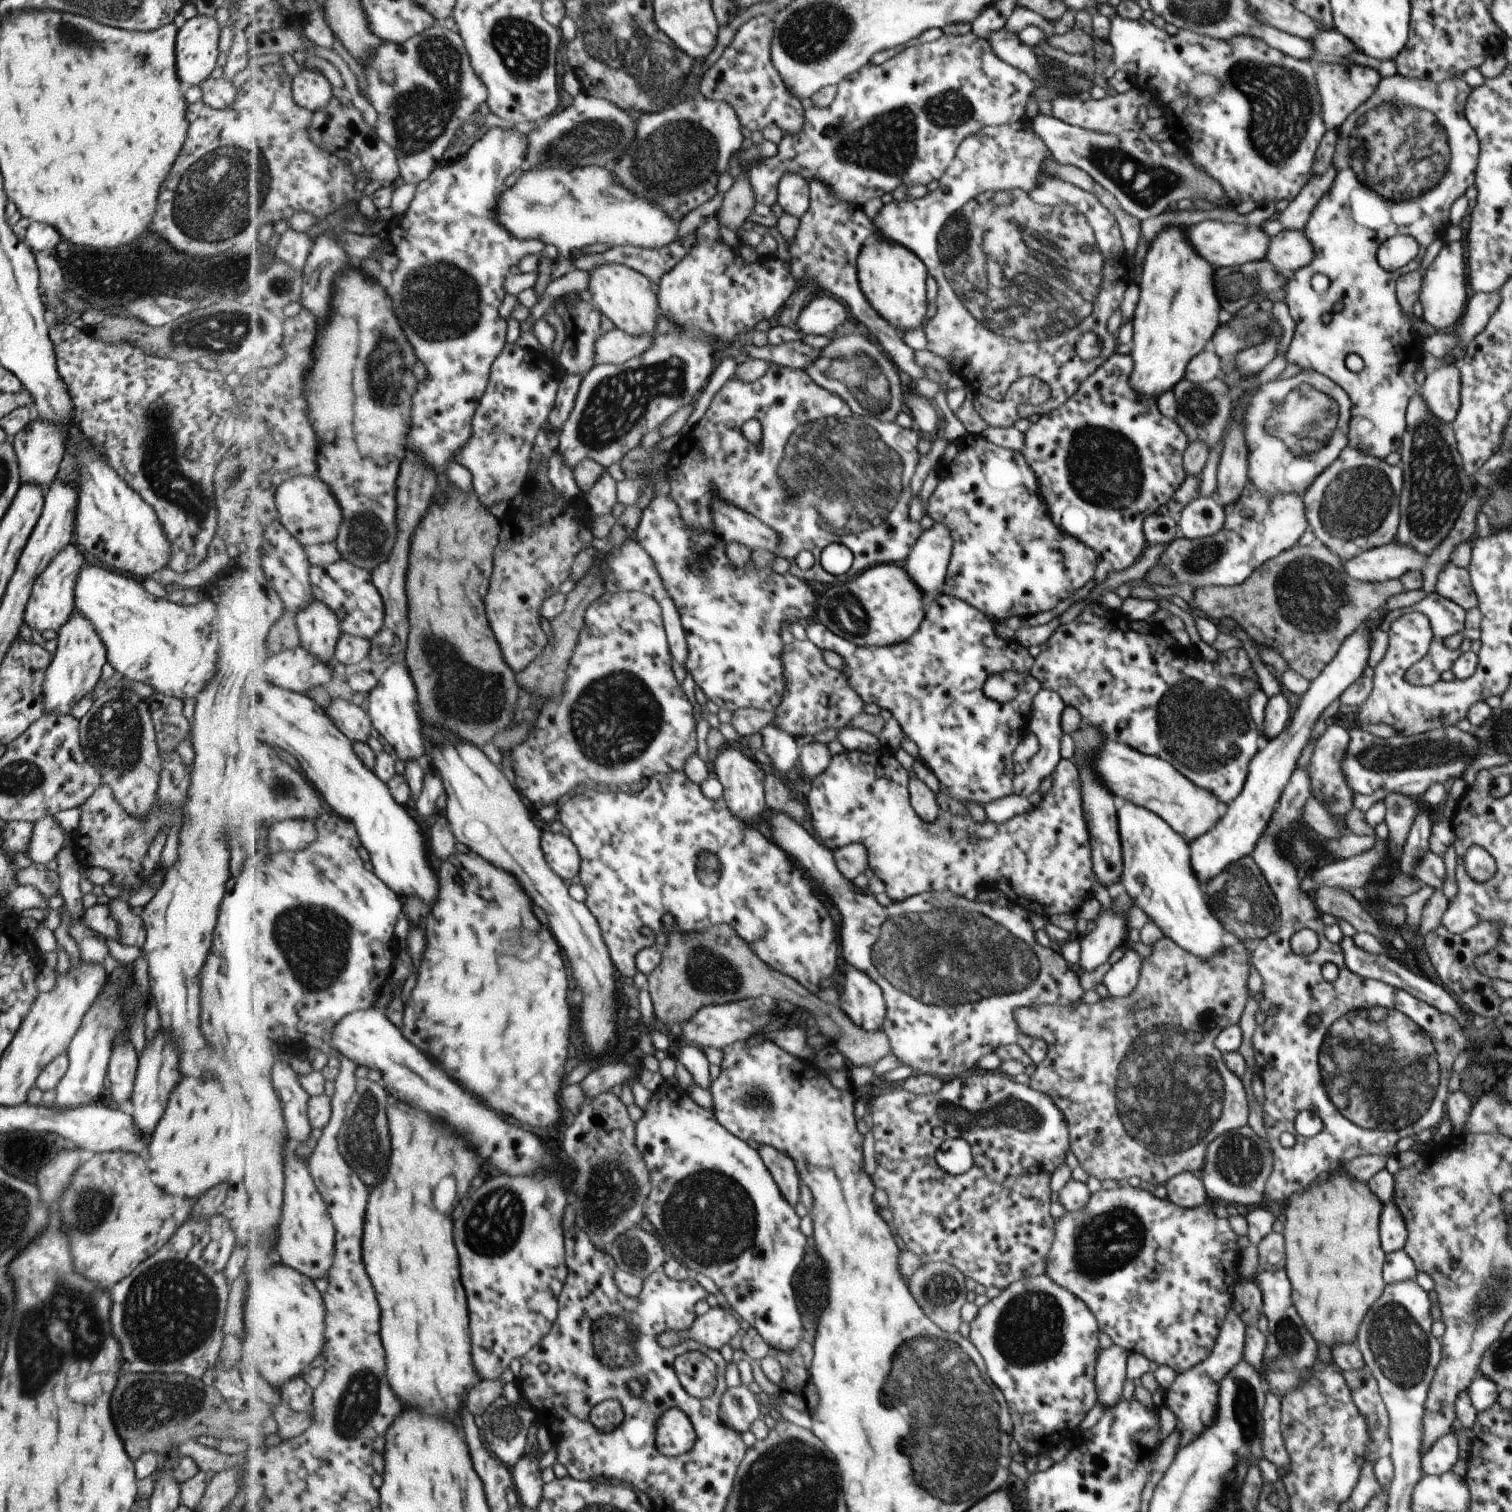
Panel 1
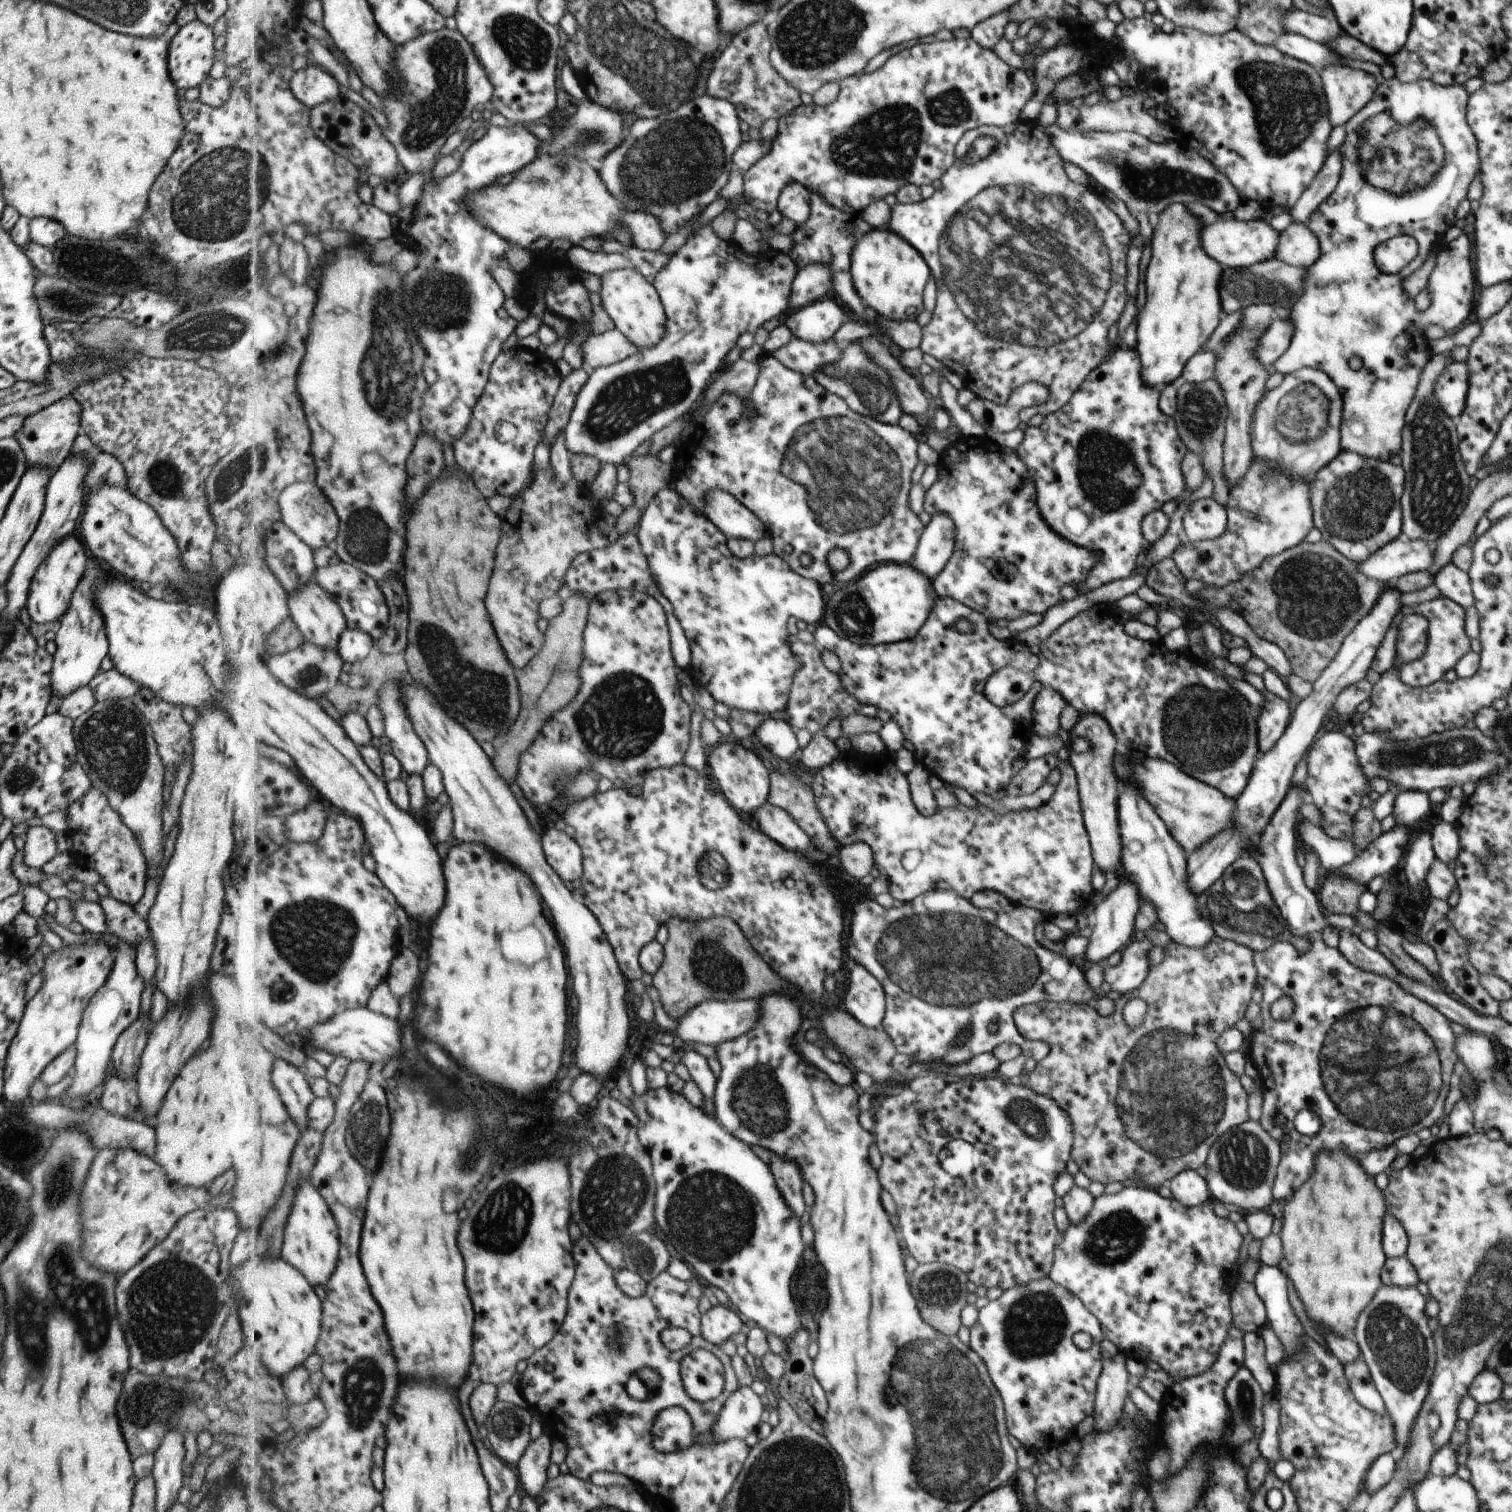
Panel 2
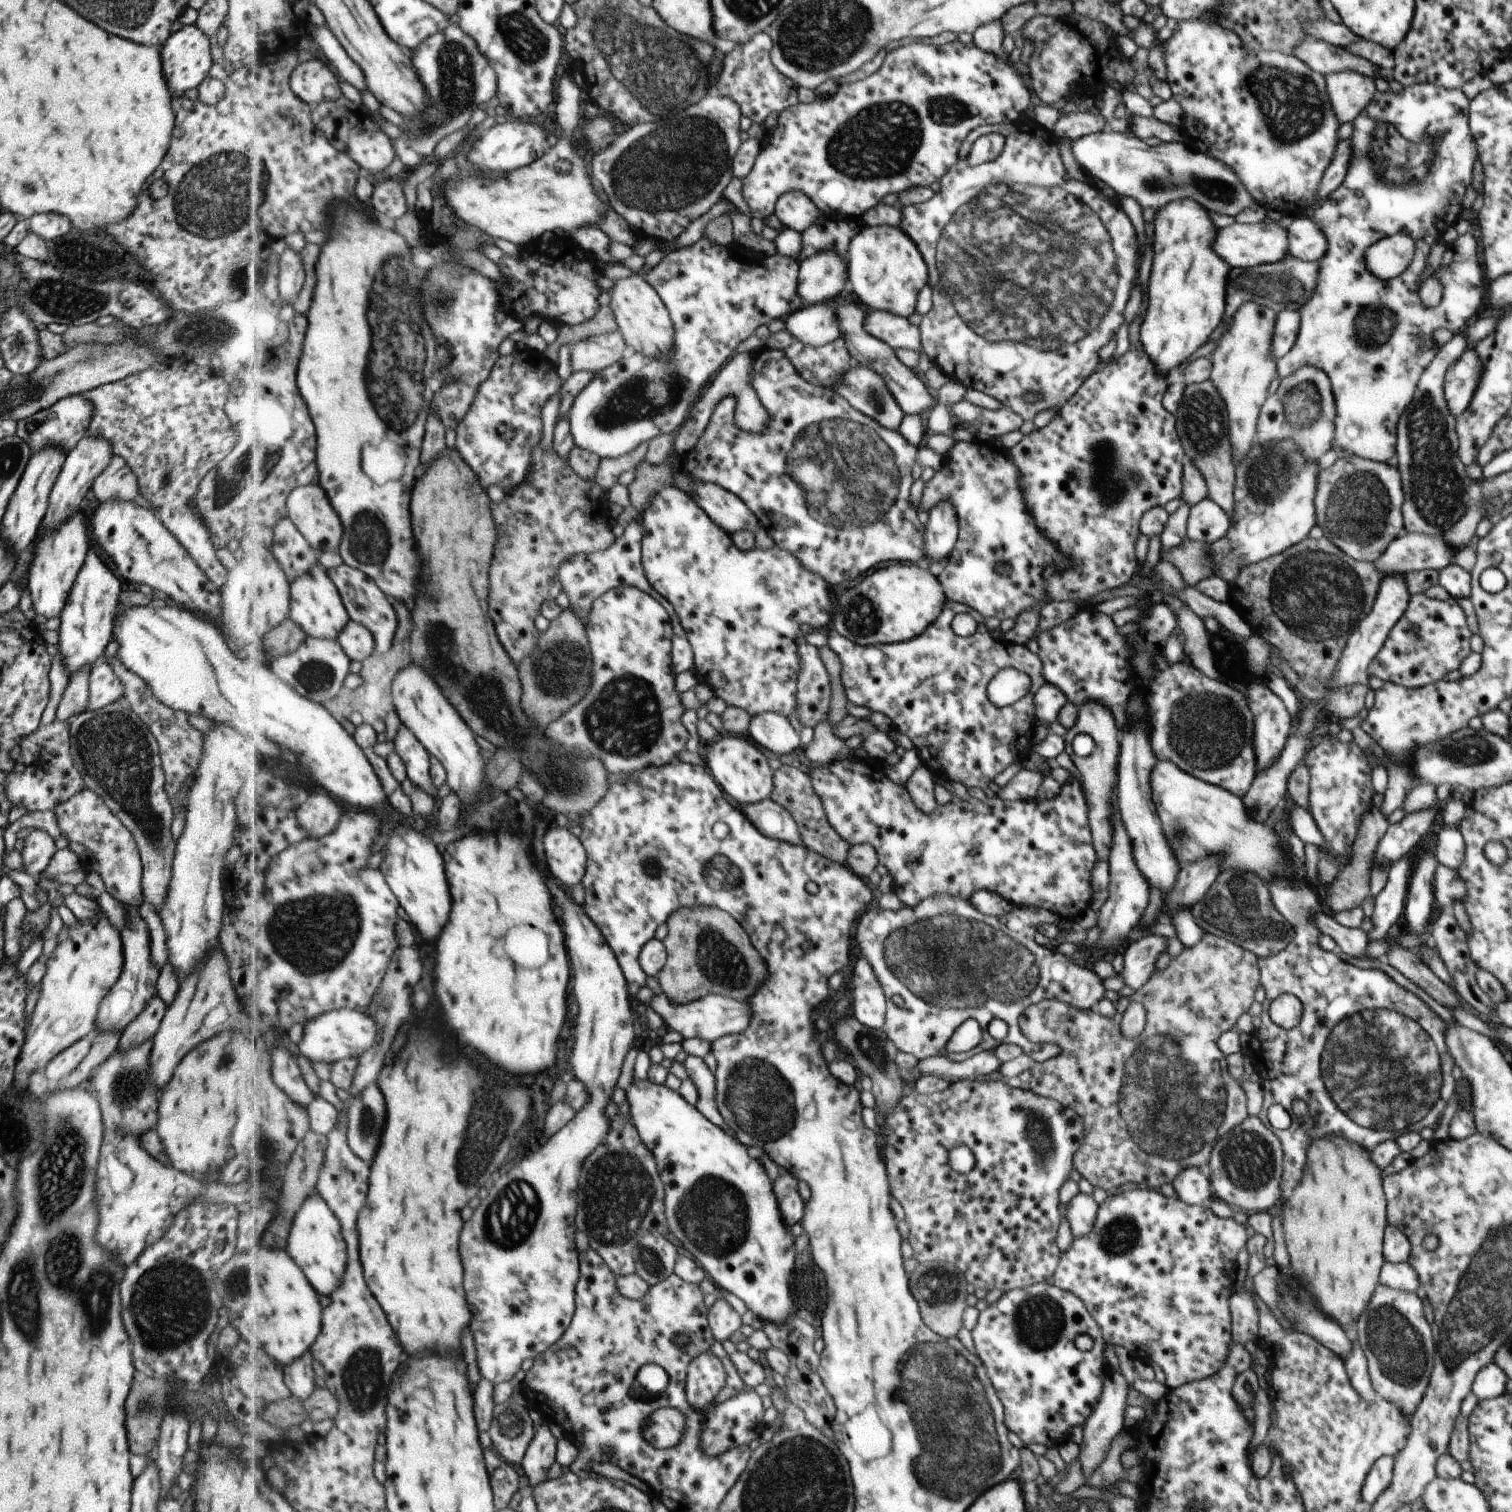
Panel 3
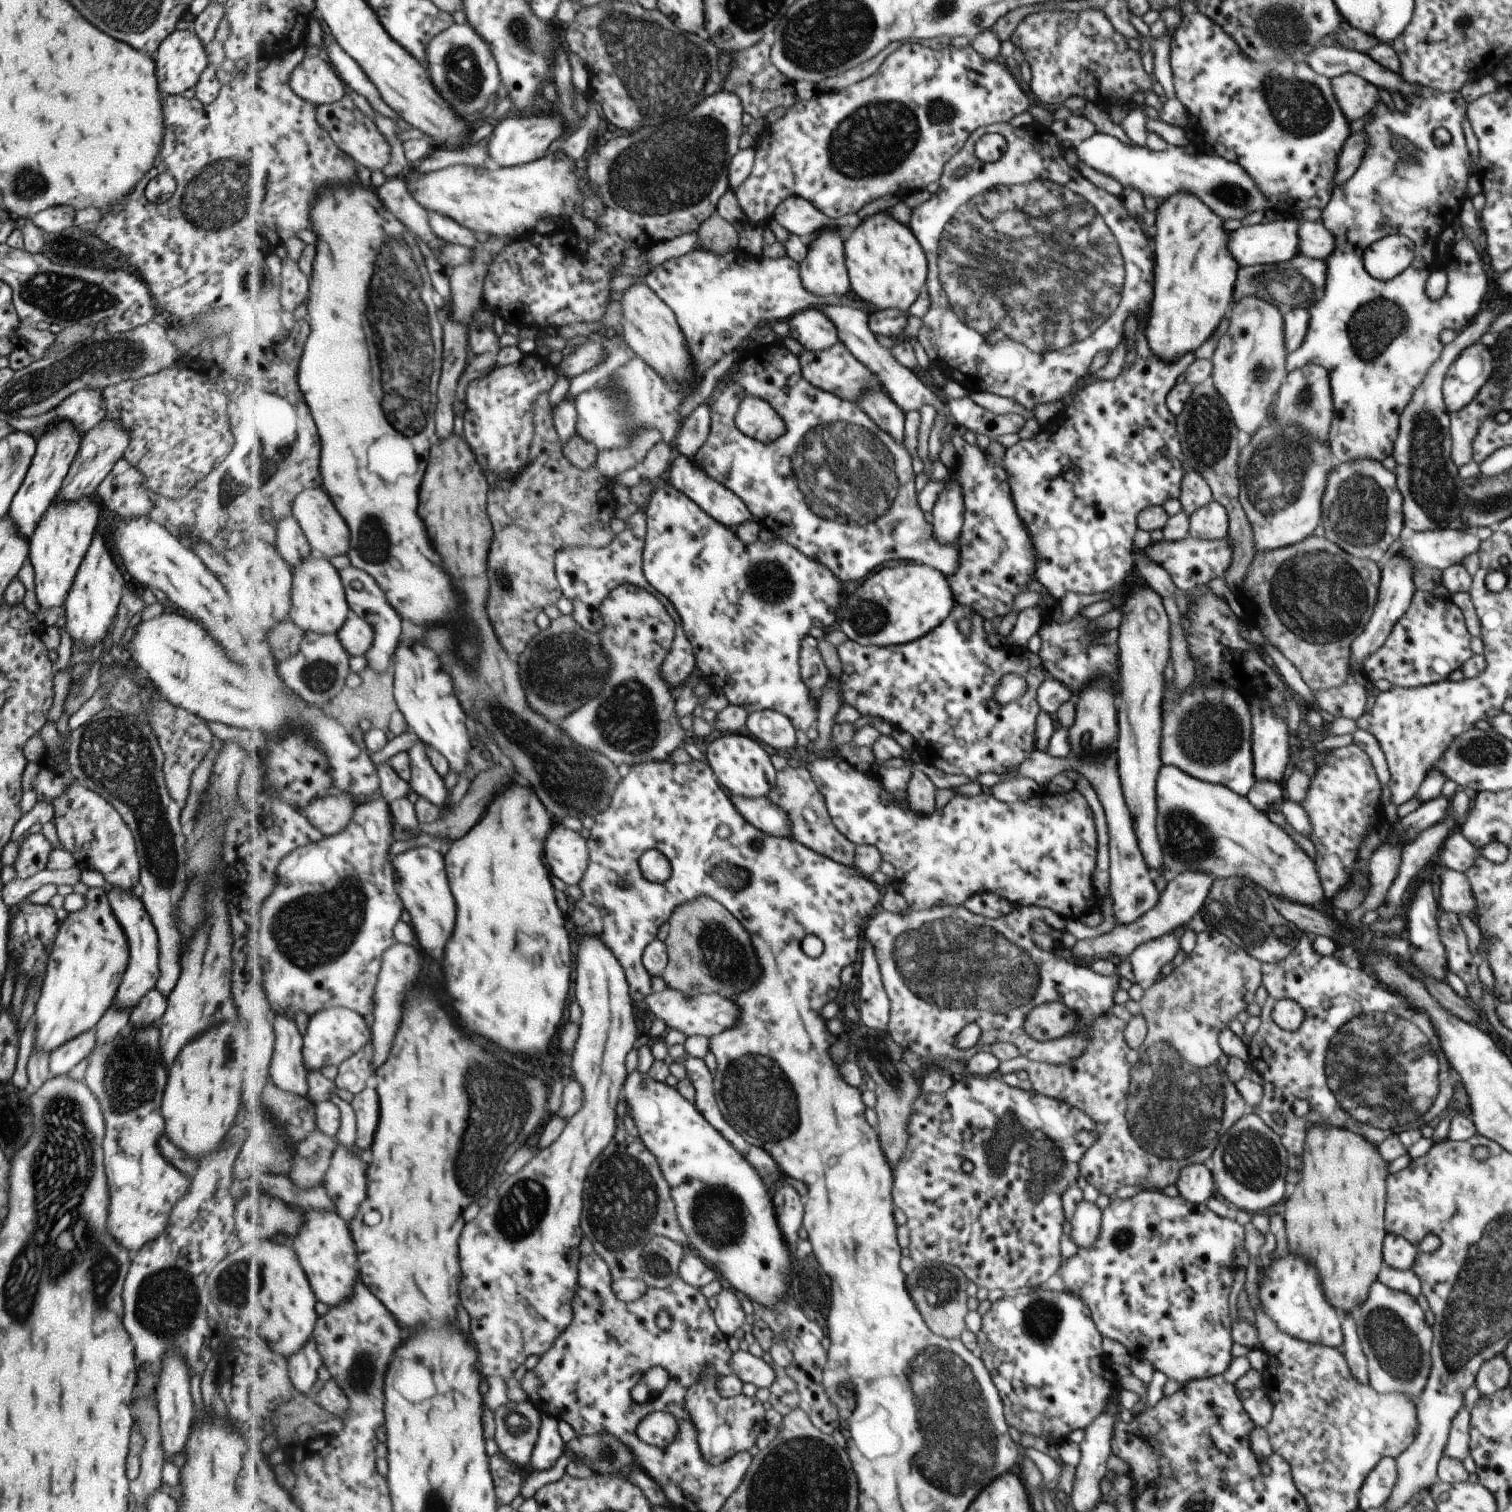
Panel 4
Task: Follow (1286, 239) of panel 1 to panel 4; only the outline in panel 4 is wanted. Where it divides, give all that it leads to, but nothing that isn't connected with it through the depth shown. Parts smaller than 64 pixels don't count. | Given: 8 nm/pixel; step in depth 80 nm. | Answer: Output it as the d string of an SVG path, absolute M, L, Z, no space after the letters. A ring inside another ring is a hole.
M1321 220L1314 222L1301 221L1298 227L1298 237L1301 240L1301 244L1298 244L1298 252L1303 256L1325 260L1333 252L1334 238L1332 232L1328 228L1325 228Z

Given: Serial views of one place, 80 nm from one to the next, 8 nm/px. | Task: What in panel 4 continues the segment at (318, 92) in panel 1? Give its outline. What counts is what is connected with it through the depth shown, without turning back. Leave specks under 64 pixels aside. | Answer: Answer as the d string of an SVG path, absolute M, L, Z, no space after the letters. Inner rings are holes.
M318 55L305 57L292 72L290 85L301 98L317 107L340 101L349 92L333 64Z

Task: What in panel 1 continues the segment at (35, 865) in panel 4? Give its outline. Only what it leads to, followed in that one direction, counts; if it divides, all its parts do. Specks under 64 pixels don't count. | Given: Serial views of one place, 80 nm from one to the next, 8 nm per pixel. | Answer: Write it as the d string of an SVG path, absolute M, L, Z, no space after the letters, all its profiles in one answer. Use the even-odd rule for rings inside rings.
M46 816L35 821L24 850L25 856L31 863L44 865L59 852L63 842L62 835L63 830L53 817Z

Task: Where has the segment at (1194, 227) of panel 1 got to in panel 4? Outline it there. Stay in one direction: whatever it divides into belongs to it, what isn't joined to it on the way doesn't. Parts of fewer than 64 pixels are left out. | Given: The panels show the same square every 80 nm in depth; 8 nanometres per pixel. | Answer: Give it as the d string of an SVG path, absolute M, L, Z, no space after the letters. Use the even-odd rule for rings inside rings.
M1282 218L1272 222L1260 222L1259 224L1239 227L1236 231L1230 232L1230 253L1242 267L1253 265L1270 265L1285 263L1293 259L1298 252L1298 244L1301 240L1298 237L1298 227L1301 219Z

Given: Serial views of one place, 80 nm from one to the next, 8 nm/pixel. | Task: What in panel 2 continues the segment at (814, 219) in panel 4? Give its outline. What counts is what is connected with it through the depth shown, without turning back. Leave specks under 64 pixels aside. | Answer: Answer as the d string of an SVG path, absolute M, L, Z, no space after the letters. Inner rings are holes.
M791 183L778 200L778 211L785 219L804 225L812 215L812 192L801 183Z

